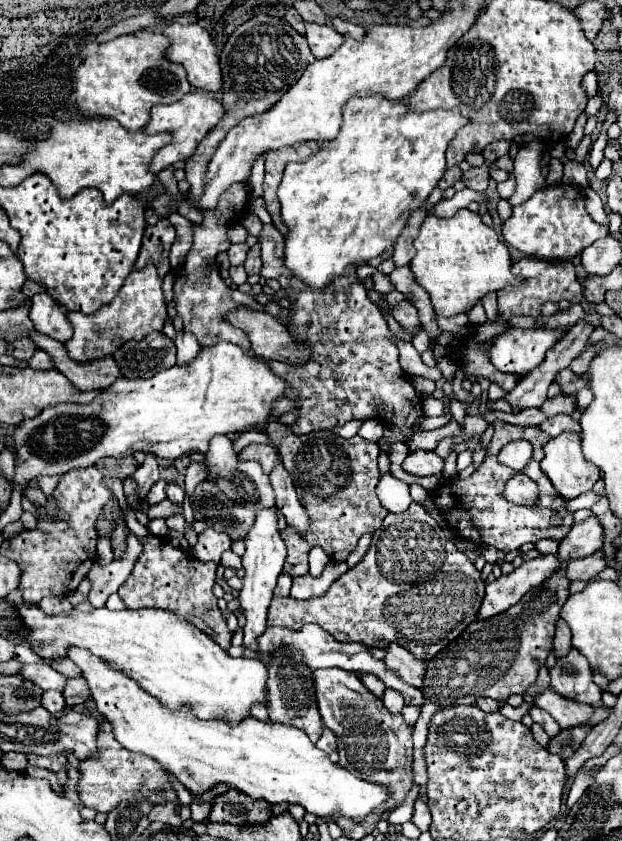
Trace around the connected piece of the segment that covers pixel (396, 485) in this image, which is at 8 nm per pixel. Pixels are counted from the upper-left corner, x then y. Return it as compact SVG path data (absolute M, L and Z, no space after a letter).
M383 473L377 485L377 497L381 505L391 511L391 513L401 513L409 507L411 497L409 497L409 485L395 479L391 473Z

